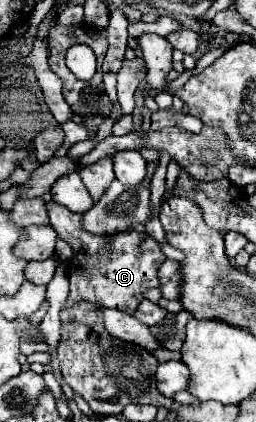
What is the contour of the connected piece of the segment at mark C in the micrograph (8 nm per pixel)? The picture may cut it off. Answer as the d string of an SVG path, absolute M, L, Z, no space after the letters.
M55 201L47 203L47 215L57 235L65 239L75 251L73 259L69 261L71 291L65 307L71 307L77 301L89 301L133 313L143 299L145 289L159 287L157 269L165 261L165 255L161 255L157 241L147 233L129 231L117 235L91 235L81 229L81 215L71 213L67 207Z

